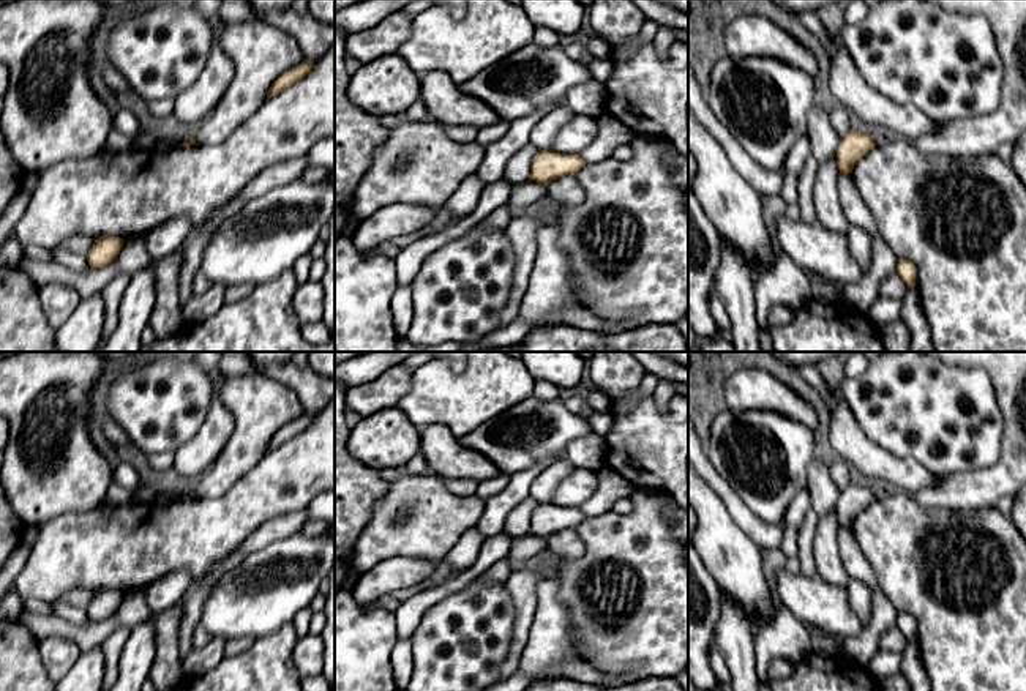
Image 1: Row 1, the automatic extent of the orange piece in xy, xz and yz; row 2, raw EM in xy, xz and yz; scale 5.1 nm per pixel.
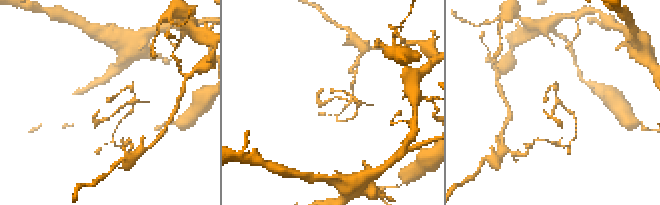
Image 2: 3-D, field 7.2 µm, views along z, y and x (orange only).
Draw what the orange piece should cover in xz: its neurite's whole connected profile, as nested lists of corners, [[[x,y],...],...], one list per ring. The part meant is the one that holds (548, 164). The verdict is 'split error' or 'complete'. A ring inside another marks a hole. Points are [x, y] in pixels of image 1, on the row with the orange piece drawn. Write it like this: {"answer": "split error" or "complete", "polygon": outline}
{"answer": "complete", "polygon": [[[552,148],[538,150],[532,159],[530,180],[548,185],[565,175],[575,175],[586,161],[578,155],[565,155]]]}

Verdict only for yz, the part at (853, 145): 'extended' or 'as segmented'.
as segmented

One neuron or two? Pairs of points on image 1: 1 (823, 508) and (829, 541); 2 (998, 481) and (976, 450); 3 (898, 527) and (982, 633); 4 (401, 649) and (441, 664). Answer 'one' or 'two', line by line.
1: two
2: two
3: one
4: two

